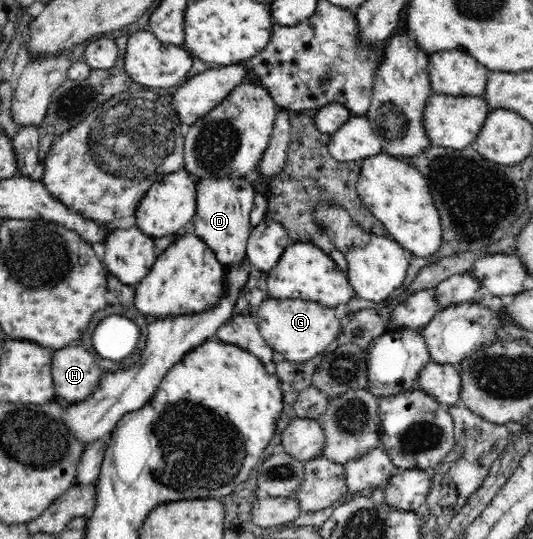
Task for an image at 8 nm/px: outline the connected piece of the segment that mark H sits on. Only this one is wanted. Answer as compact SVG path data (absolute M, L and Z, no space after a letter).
M66 346L52 354L51 379L57 399L64 404L86 400L102 374L96 356L82 346Z

